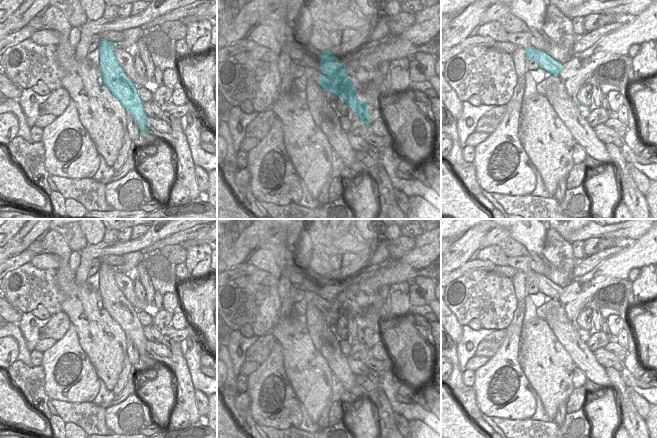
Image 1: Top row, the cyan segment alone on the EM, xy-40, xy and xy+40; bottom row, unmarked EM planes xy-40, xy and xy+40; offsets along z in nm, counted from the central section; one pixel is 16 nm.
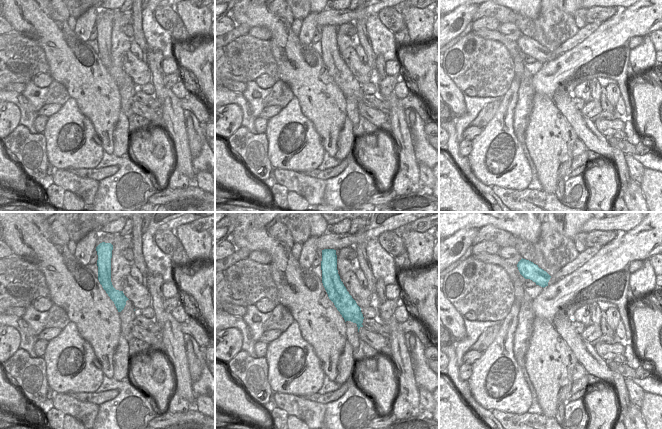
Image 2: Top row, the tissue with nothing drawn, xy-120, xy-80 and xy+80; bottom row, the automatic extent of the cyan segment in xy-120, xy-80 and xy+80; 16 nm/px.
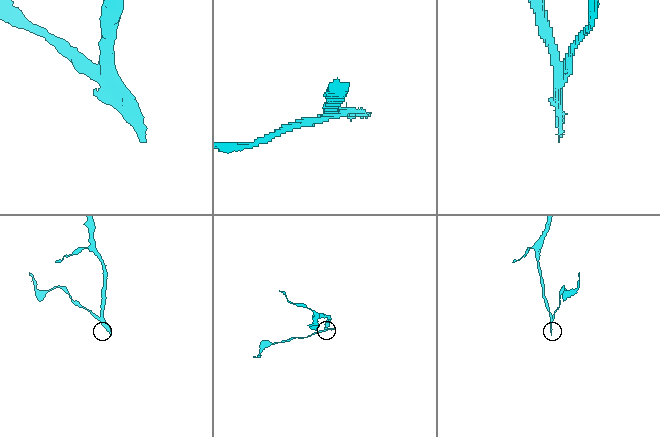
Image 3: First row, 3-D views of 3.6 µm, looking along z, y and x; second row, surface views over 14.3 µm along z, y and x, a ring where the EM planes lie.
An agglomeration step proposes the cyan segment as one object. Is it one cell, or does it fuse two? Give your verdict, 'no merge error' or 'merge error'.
merge error

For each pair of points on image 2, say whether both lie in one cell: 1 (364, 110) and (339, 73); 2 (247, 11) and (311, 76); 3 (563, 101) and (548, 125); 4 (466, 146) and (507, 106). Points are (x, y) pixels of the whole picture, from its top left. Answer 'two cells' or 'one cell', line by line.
1: two cells
2: one cell
3: two cells
4: two cells

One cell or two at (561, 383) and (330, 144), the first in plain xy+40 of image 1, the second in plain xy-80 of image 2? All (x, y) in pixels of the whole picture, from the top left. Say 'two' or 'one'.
one

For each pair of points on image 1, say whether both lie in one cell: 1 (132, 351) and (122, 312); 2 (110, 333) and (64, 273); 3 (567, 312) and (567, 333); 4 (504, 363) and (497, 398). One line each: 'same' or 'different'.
1: same
2: same
3: different
4: same

